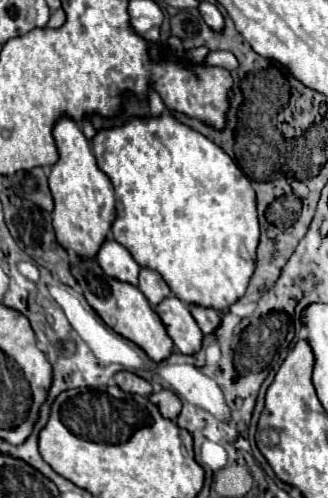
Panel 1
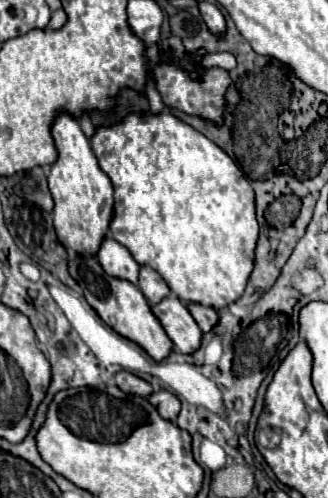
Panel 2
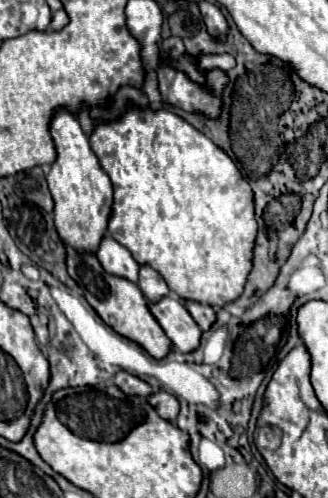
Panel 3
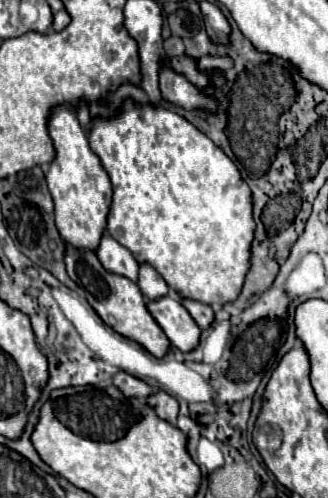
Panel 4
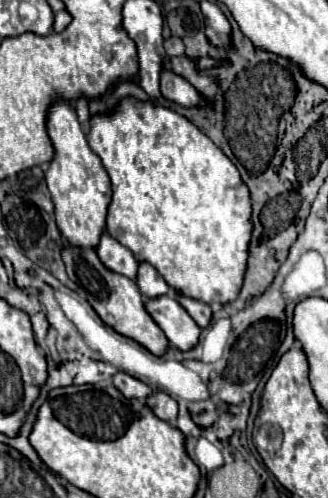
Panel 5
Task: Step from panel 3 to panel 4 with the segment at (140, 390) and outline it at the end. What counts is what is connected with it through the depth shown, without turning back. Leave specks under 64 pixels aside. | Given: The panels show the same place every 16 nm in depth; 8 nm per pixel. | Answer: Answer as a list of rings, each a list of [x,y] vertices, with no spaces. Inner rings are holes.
[[[122,370],[114,376],[114,384],[124,392],[124,396],[148,398],[152,394],[152,388],[144,380],[140,380],[128,372],[122,372]]]

